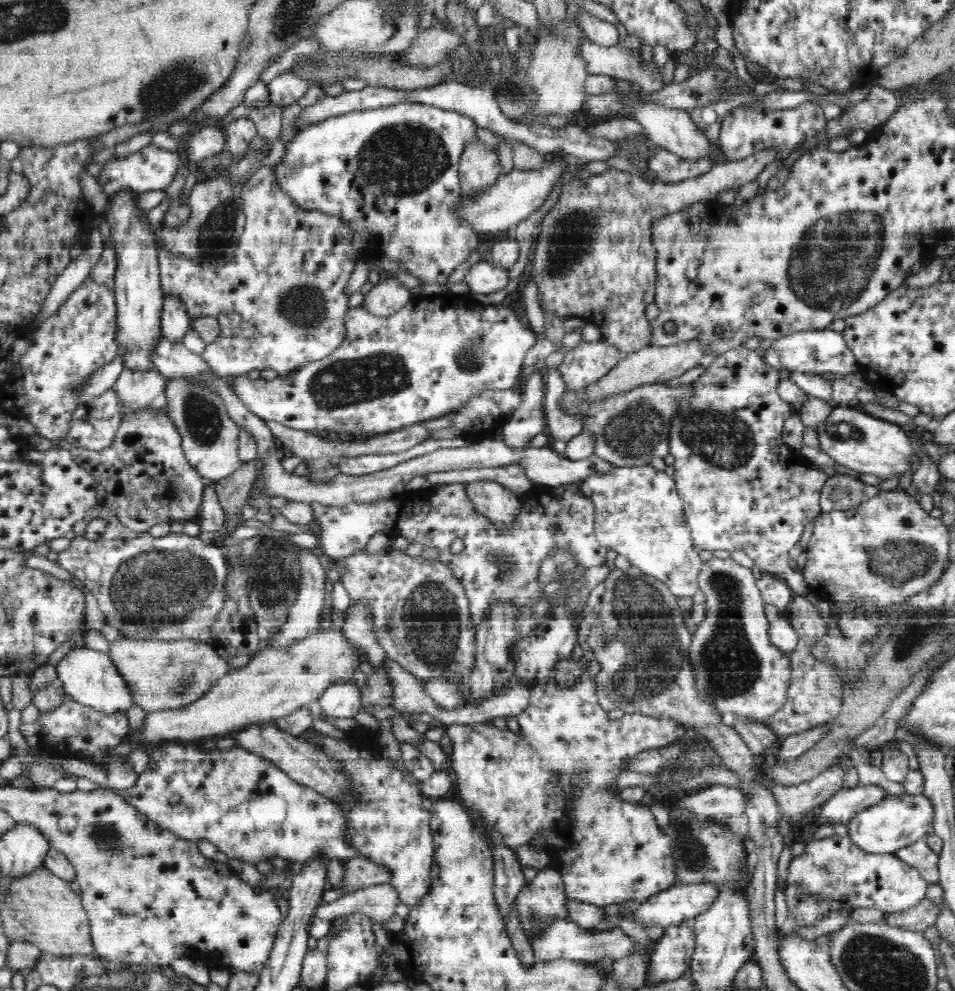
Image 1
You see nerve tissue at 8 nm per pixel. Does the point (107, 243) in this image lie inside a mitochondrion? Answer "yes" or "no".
no

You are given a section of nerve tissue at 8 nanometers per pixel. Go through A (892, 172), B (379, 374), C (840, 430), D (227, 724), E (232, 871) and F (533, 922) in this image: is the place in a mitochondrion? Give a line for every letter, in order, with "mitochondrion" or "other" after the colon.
A: other
B: mitochondrion
C: mitochondrion
D: other
E: other
F: mitochondrion

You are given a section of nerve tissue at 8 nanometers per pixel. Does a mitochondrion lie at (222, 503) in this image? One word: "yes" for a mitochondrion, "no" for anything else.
no

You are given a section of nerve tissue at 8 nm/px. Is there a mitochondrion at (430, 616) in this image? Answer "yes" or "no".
yes

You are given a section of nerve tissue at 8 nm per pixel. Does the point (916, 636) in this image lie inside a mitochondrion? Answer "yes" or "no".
yes

